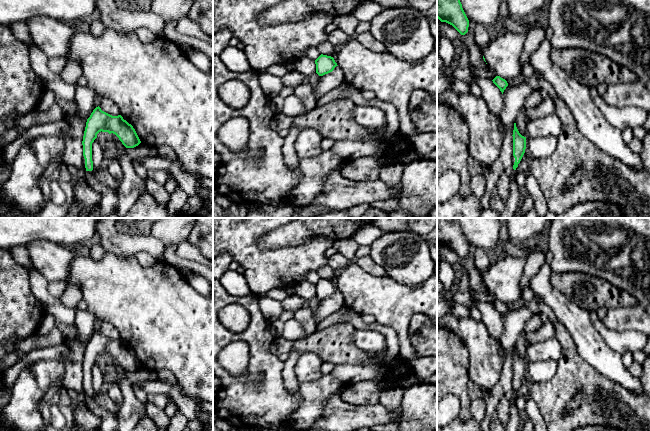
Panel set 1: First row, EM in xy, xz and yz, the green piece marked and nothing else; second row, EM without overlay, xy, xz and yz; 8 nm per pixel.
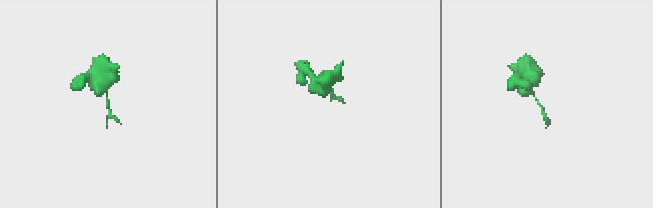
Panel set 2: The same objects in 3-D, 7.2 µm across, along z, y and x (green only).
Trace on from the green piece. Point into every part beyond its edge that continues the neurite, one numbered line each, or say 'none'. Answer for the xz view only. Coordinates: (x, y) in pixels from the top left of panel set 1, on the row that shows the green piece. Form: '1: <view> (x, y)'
none

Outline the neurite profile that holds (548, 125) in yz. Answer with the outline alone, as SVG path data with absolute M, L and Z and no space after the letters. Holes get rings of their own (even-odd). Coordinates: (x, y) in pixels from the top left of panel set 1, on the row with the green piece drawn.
M544 113L541 117L525 123L527 136L530 137L558 137L562 131L562 124L556 113Z

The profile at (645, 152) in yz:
M650 131L642 140L642 150L639 154L646 171L650 174Z

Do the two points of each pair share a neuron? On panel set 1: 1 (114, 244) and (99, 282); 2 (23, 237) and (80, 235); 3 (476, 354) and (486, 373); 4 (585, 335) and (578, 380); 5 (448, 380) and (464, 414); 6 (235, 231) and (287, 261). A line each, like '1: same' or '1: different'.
1: different
2: same
3: same
4: different
5: same
6: same

